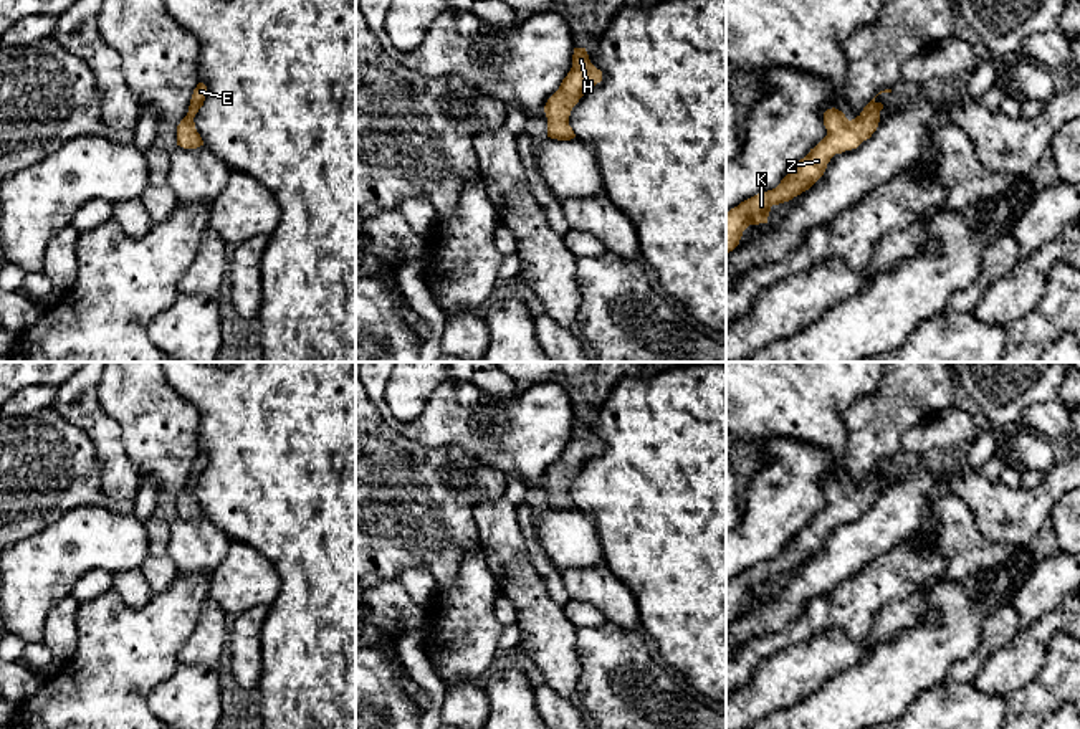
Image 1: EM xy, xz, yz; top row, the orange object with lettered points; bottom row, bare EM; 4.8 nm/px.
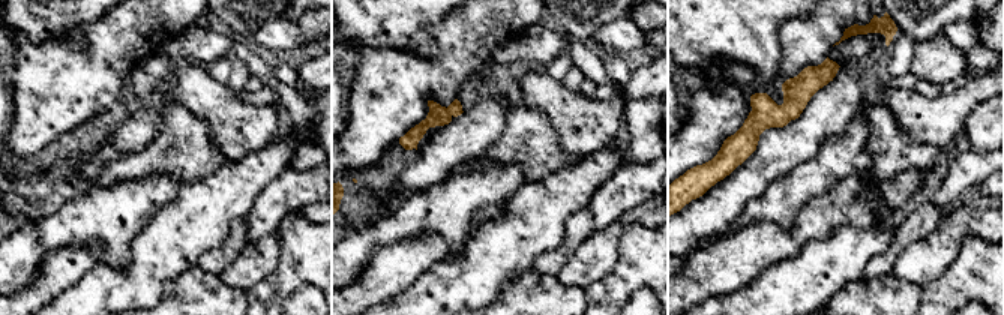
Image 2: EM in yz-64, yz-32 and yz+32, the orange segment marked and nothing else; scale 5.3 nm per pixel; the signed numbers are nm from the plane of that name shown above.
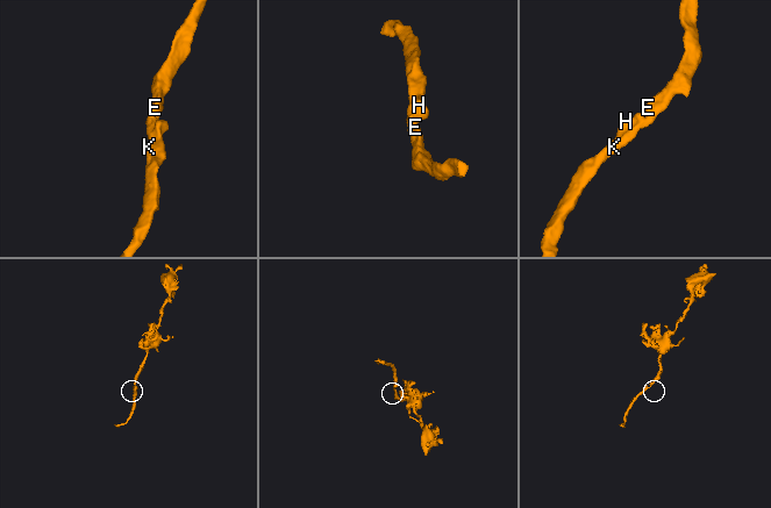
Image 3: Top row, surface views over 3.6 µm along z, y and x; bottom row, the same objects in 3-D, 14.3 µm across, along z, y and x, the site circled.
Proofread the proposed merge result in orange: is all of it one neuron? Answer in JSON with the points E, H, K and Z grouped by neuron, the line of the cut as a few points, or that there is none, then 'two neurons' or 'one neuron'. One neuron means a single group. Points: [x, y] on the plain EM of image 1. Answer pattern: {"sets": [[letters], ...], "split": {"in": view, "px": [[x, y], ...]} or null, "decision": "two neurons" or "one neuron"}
{"sets": [["E", "H", "K", "Z"]], "split": null, "decision": "one neuron"}

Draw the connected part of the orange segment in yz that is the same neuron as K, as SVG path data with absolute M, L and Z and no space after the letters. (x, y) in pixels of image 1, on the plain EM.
M875 468L852 491L835 478L824 483L827 506L810 522L800 529L781 550L767 562L761 562L726 584L726 625L733 622L749 595L767 593L772 575L792 570L809 560L825 542L835 524L857 519L870 509L880 493L882 473Z

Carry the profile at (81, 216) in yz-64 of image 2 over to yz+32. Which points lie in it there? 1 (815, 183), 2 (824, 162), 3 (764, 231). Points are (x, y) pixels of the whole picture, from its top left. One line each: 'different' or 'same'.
1: same
2: same
3: different

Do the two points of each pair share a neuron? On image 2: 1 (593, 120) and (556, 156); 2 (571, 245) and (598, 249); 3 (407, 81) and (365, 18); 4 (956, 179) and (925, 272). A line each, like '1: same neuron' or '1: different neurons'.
1: different neurons
2: different neurons
3: different neurons
4: different neurons

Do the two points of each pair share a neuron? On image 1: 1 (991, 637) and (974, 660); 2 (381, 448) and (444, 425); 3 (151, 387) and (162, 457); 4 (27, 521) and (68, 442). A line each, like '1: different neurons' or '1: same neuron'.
1: same neuron
2: different neurons
3: same neuron
4: same neuron

